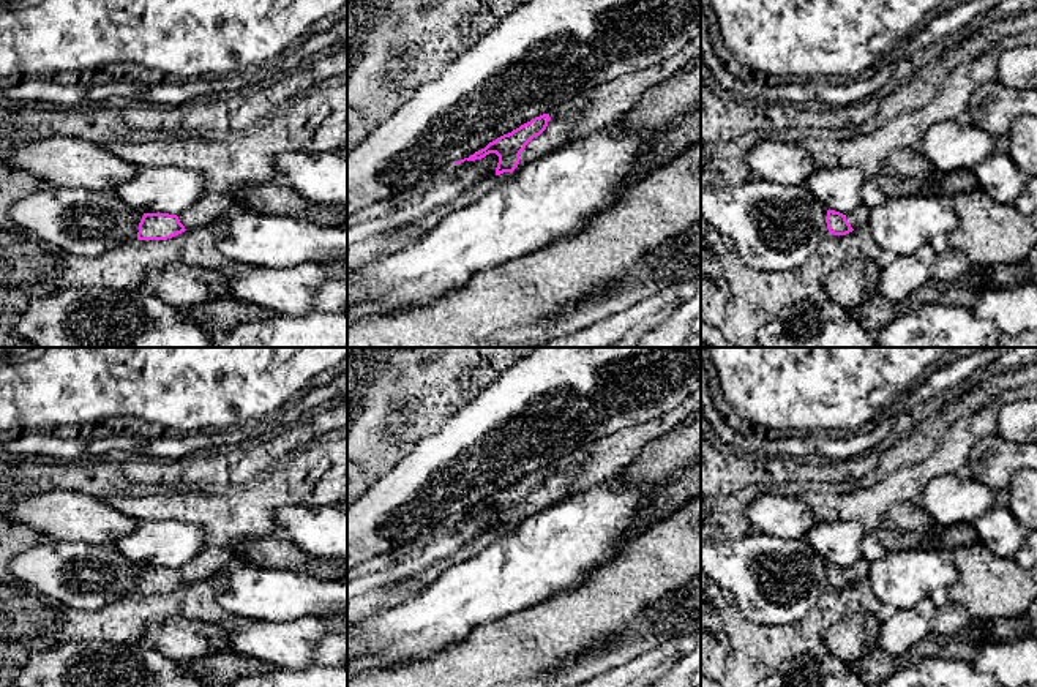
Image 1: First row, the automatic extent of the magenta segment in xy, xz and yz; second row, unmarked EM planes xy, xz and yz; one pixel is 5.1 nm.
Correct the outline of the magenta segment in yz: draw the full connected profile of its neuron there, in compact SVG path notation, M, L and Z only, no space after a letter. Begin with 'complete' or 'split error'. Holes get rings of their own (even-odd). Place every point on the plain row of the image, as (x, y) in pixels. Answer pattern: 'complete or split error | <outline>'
split error | M863 557L848 569L835 564L827 564L825 576L829 588L846 589L855 583L868 580L868 567L870 562Z

